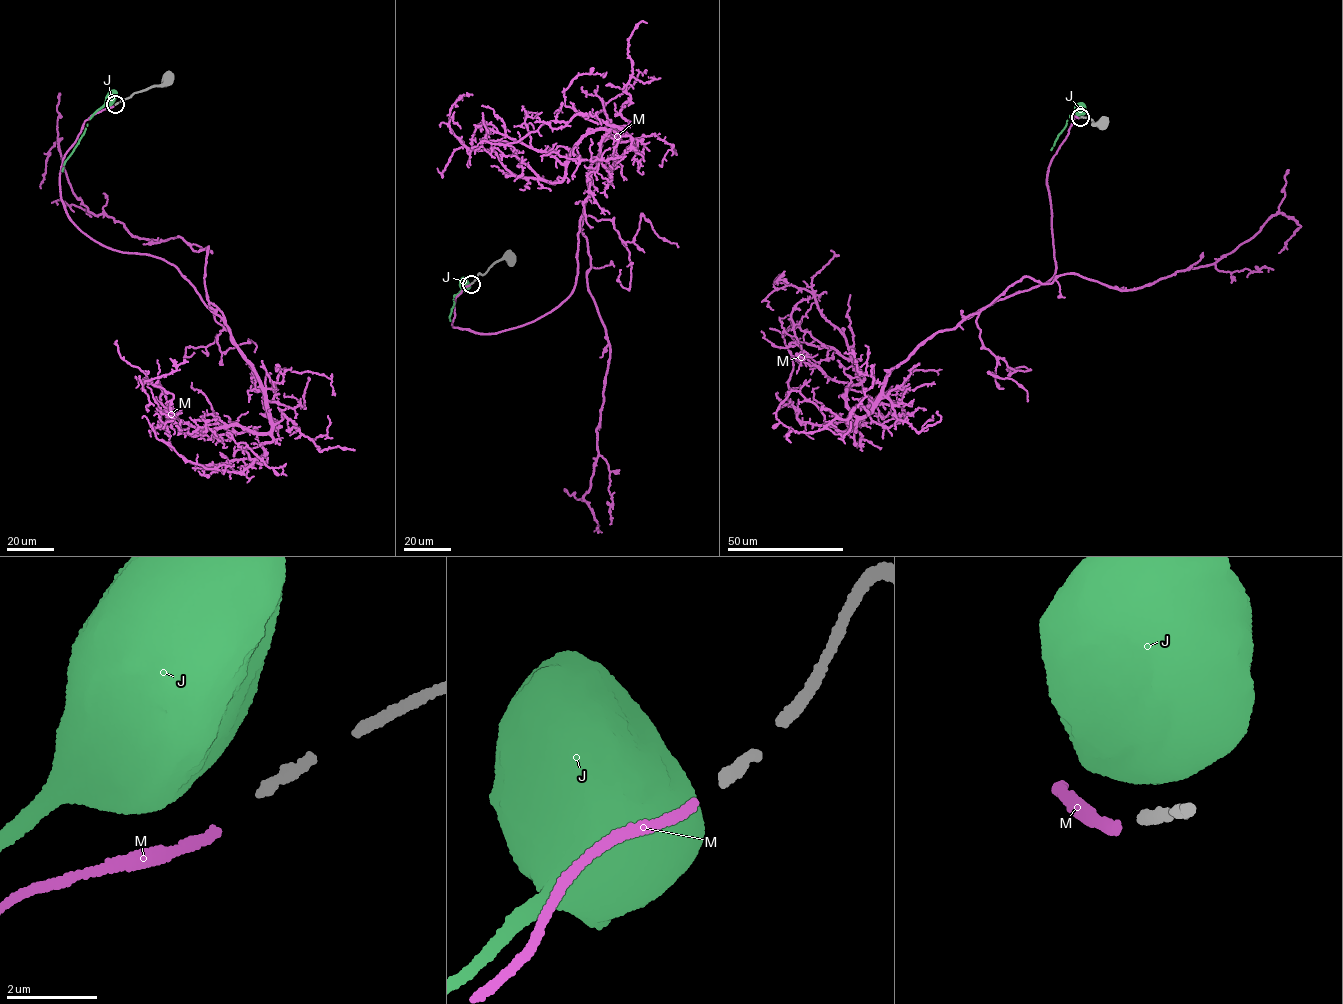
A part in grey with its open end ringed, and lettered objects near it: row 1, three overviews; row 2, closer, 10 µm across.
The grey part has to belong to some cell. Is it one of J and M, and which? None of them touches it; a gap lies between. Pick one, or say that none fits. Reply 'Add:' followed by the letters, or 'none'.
Add: M

